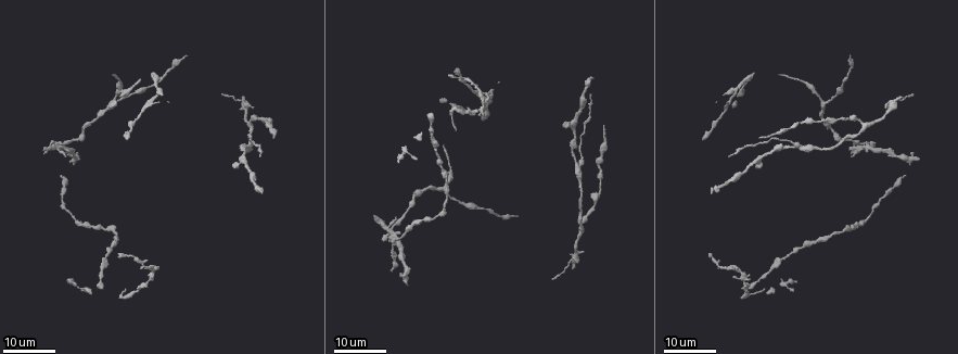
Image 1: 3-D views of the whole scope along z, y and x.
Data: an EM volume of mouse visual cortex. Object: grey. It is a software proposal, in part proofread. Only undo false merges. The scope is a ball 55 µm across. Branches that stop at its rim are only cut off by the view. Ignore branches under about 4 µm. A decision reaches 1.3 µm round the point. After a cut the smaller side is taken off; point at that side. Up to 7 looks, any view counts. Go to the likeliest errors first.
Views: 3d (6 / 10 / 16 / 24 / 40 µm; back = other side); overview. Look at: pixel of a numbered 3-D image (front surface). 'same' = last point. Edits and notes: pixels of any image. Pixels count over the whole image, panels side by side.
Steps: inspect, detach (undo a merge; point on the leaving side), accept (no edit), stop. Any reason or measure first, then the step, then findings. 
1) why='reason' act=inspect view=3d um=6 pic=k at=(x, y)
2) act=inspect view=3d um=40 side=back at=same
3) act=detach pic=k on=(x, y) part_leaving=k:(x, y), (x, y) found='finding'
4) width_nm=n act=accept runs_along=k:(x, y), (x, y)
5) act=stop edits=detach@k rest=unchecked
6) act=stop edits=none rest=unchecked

act=inspect view=3d um=16 pic=1 at=(570, 124)

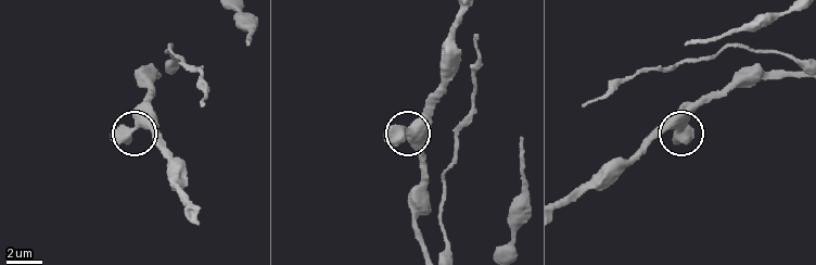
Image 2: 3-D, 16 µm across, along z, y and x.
act=inspect view=3d um=6 pic=2 at=(133, 128)

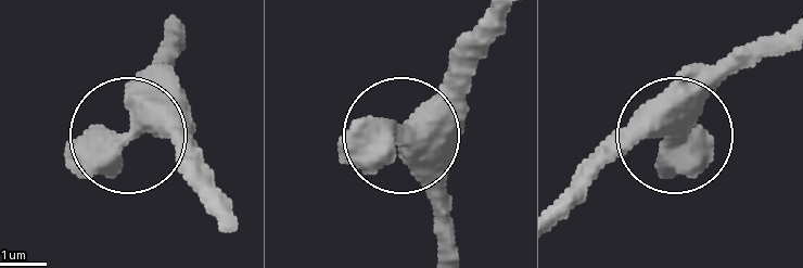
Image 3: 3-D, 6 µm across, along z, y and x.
act=accept runs_along=3:(436, 252), (436, 182), (409, 139), (502, 34) found='one neuron here'

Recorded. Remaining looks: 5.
why='two arms in line, one across' act=inspect view=3d um=16 pic=1 at=(820, 101)

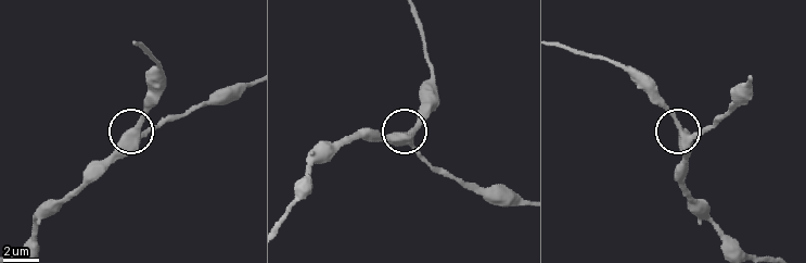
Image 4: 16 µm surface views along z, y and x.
act=inspect view=3d um=6 pic=4 at=(134, 133)

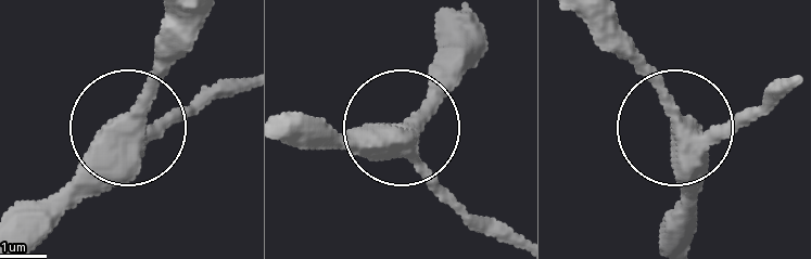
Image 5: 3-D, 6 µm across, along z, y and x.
arms=3 act=accept found='continuous, no second neuron'

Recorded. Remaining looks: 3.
act=inspect view=3d um=24 pic=1 at=(250, 123)

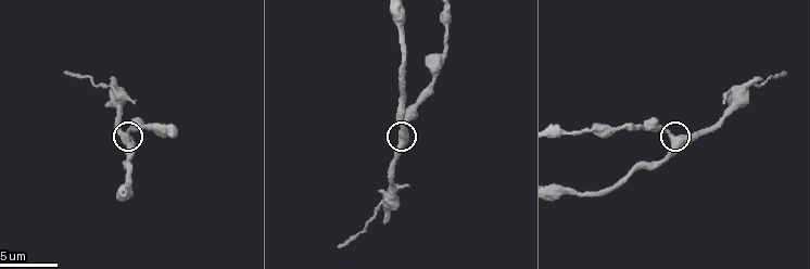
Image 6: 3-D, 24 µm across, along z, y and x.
why='zoom in' act=inspect view=3d um=6 pic=6 at=(672, 135)

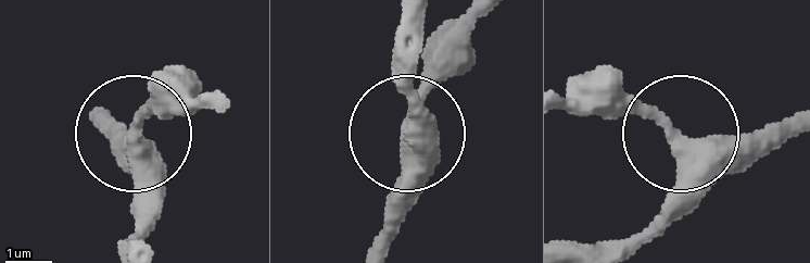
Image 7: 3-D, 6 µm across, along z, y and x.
width_nm=390 act=accept found='all the same neuron'

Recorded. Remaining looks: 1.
act=stop edits=none rest=unchecked

